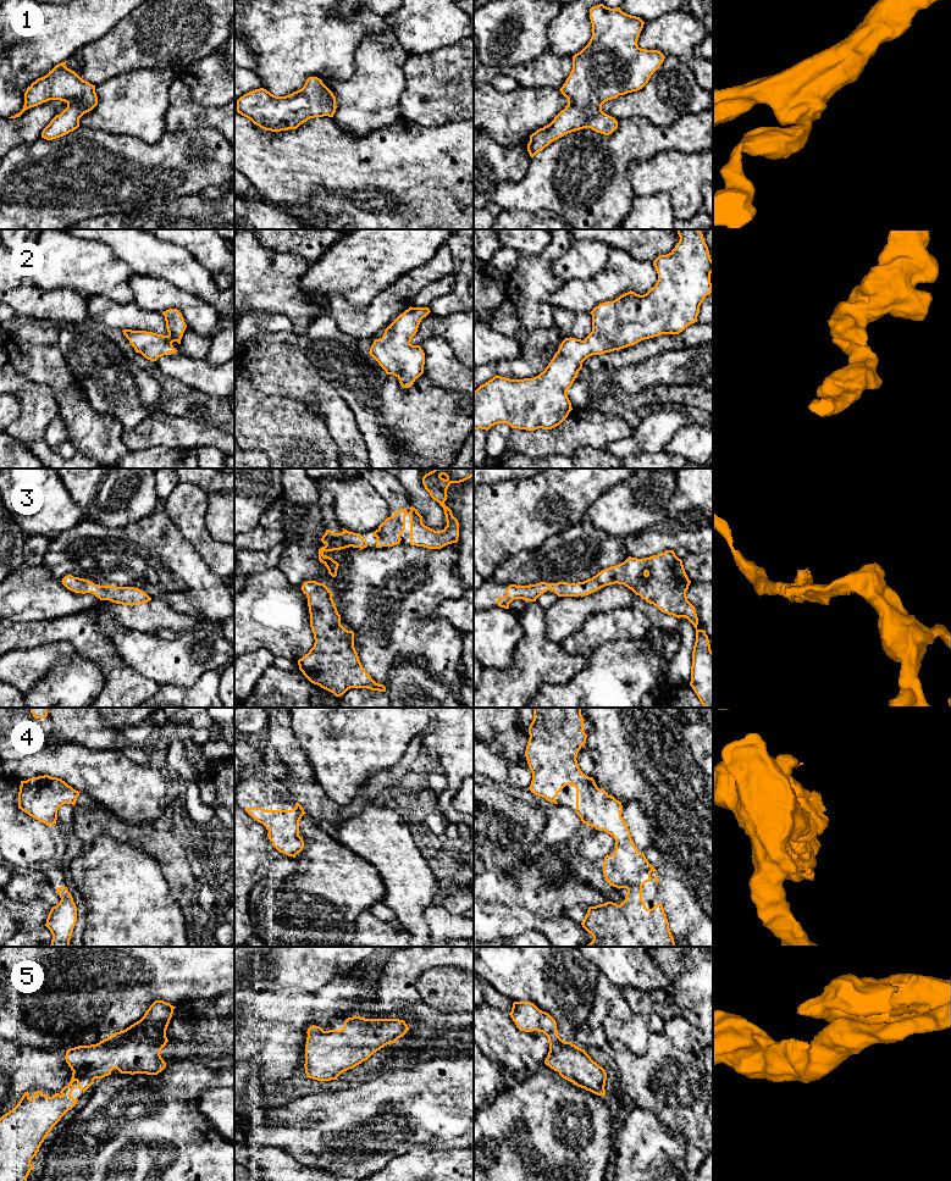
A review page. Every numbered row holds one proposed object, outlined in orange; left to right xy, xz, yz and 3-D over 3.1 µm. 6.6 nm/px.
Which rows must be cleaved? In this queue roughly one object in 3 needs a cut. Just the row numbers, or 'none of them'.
none of them

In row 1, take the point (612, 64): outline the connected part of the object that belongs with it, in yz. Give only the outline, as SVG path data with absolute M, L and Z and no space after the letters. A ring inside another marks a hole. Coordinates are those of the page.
M599 4L590 9L592 37L588 44L573 56L573 70L559 89L568 99L568 105L554 120L530 135L527 151L531 157L542 151L552 142L568 133L591 128L609 135L618 128L618 121L602 111L602 105L619 95L637 92L660 67L665 56L658 50L645 50L637 45L645 22L627 15L620 7L610 9Z

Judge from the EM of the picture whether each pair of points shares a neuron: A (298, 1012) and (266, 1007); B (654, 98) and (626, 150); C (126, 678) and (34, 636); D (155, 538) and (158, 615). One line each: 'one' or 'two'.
A: one
B: two
C: one
D: two

